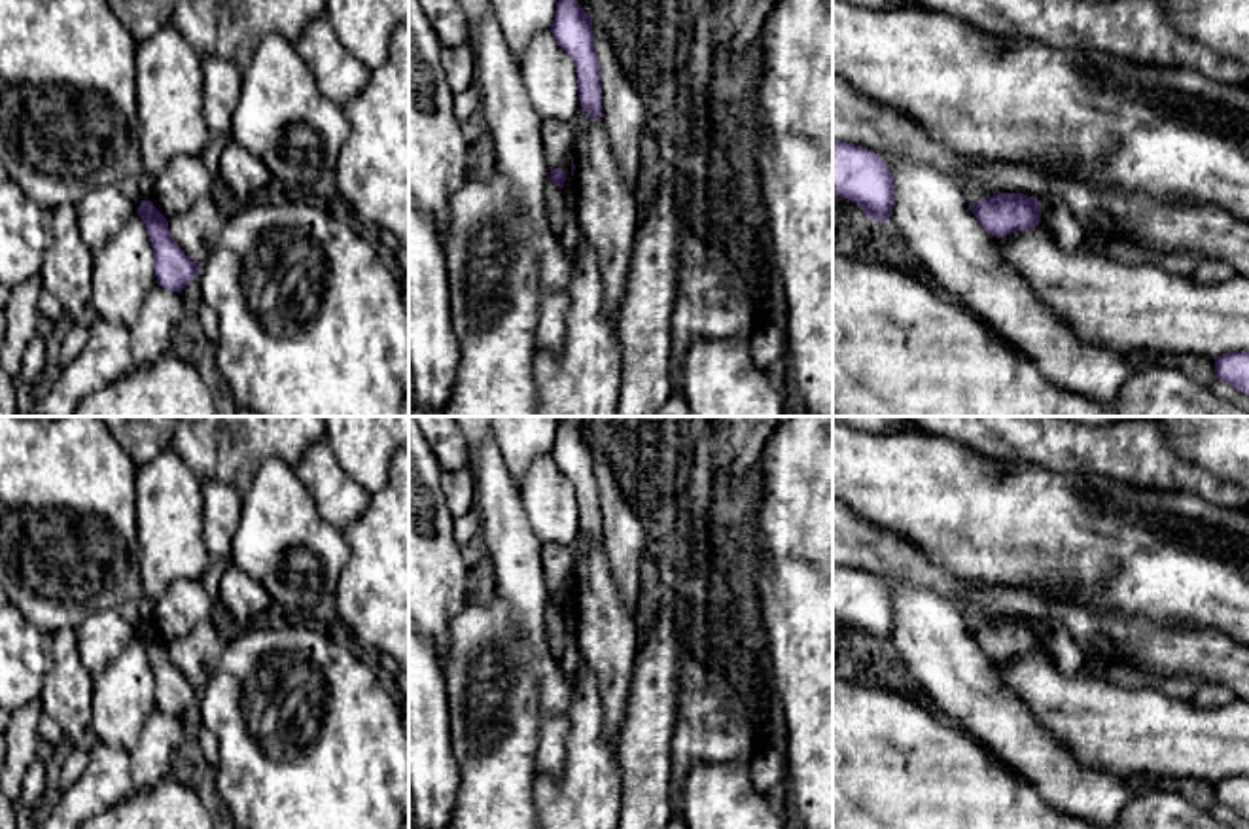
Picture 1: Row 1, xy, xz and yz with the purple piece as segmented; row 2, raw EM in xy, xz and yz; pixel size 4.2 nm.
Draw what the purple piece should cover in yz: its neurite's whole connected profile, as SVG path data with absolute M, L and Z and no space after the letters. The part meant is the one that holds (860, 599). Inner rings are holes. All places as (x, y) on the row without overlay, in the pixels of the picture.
M833 564L833 615L886 647L895 630L893 600L872 573Z

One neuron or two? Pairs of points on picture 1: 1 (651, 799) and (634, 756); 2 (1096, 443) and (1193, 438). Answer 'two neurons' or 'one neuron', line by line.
1: one neuron
2: two neurons

